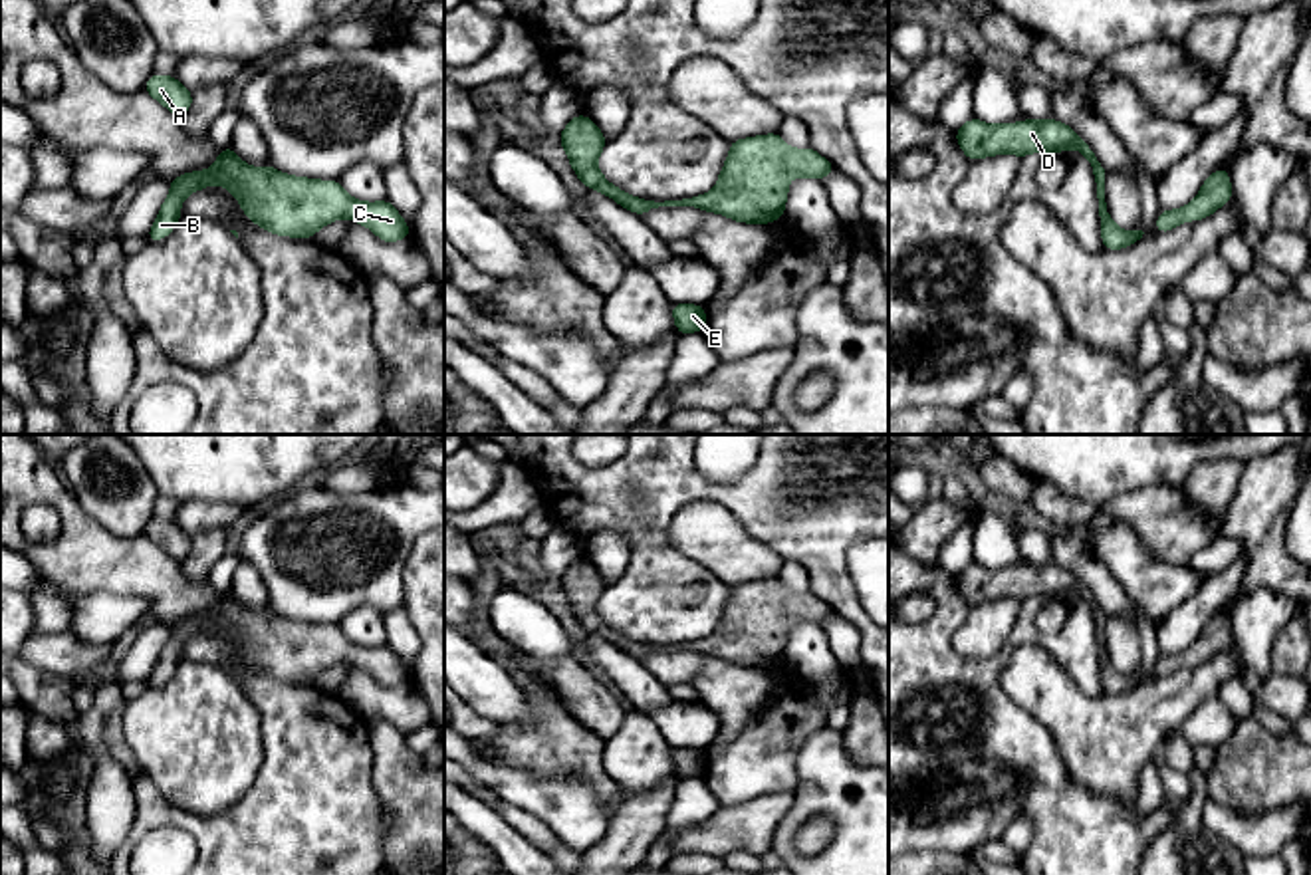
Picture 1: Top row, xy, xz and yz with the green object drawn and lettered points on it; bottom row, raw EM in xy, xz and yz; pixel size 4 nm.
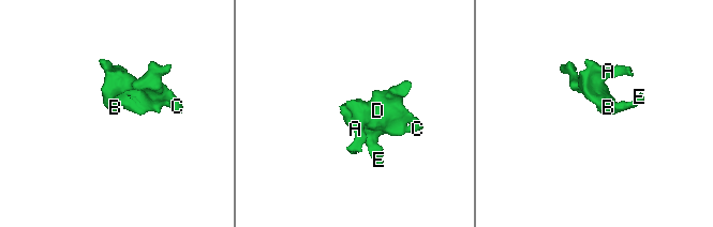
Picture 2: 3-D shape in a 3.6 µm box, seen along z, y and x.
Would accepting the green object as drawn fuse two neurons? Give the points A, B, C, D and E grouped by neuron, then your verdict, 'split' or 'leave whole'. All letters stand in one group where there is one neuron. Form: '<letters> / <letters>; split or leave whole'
A B C D E; leave whole

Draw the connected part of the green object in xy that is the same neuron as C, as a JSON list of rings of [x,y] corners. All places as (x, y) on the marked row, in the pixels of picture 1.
[[[230,145],[218,151],[214,167],[171,179],[171,194],[147,232],[149,242],[169,236],[180,218],[180,202],[212,183],[226,187],[240,200],[244,216],[278,236],[311,238],[335,218],[351,218],[383,242],[411,236],[407,222],[387,198],[361,202],[349,196],[339,181],[292,177],[272,165],[254,169],[240,161]]]

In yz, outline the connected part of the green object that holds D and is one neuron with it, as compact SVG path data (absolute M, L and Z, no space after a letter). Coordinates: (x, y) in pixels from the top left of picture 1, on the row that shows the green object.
M972 117L956 131L956 141L970 161L1002 153L1012 153L1021 159L1037 151L1061 153L1065 149L1079 149L1095 173L1103 246L1121 250L1150 236L1142 224L1134 232L1125 232L1113 222L1105 202L1105 179L1109 173L1097 161L1095 151L1061 121L1025 119L1021 123L990 125Z

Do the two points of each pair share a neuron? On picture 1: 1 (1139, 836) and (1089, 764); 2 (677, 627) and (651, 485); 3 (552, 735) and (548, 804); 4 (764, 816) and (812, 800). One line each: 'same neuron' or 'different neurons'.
1: different neurons
2: same neuron
3: different neurons
4: different neurons

